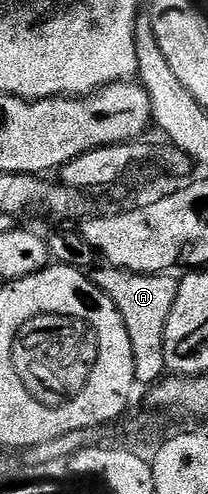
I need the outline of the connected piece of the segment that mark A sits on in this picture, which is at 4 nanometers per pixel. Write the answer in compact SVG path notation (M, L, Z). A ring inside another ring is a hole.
M101 267L92 273L94 286L120 311L124 327L128 327L128 339L132 339L134 380L139 386L153 387L163 380L167 372L164 363L164 331L168 327L168 315L172 315L172 303L176 303L179 278L166 273L133 273L127 269Z

